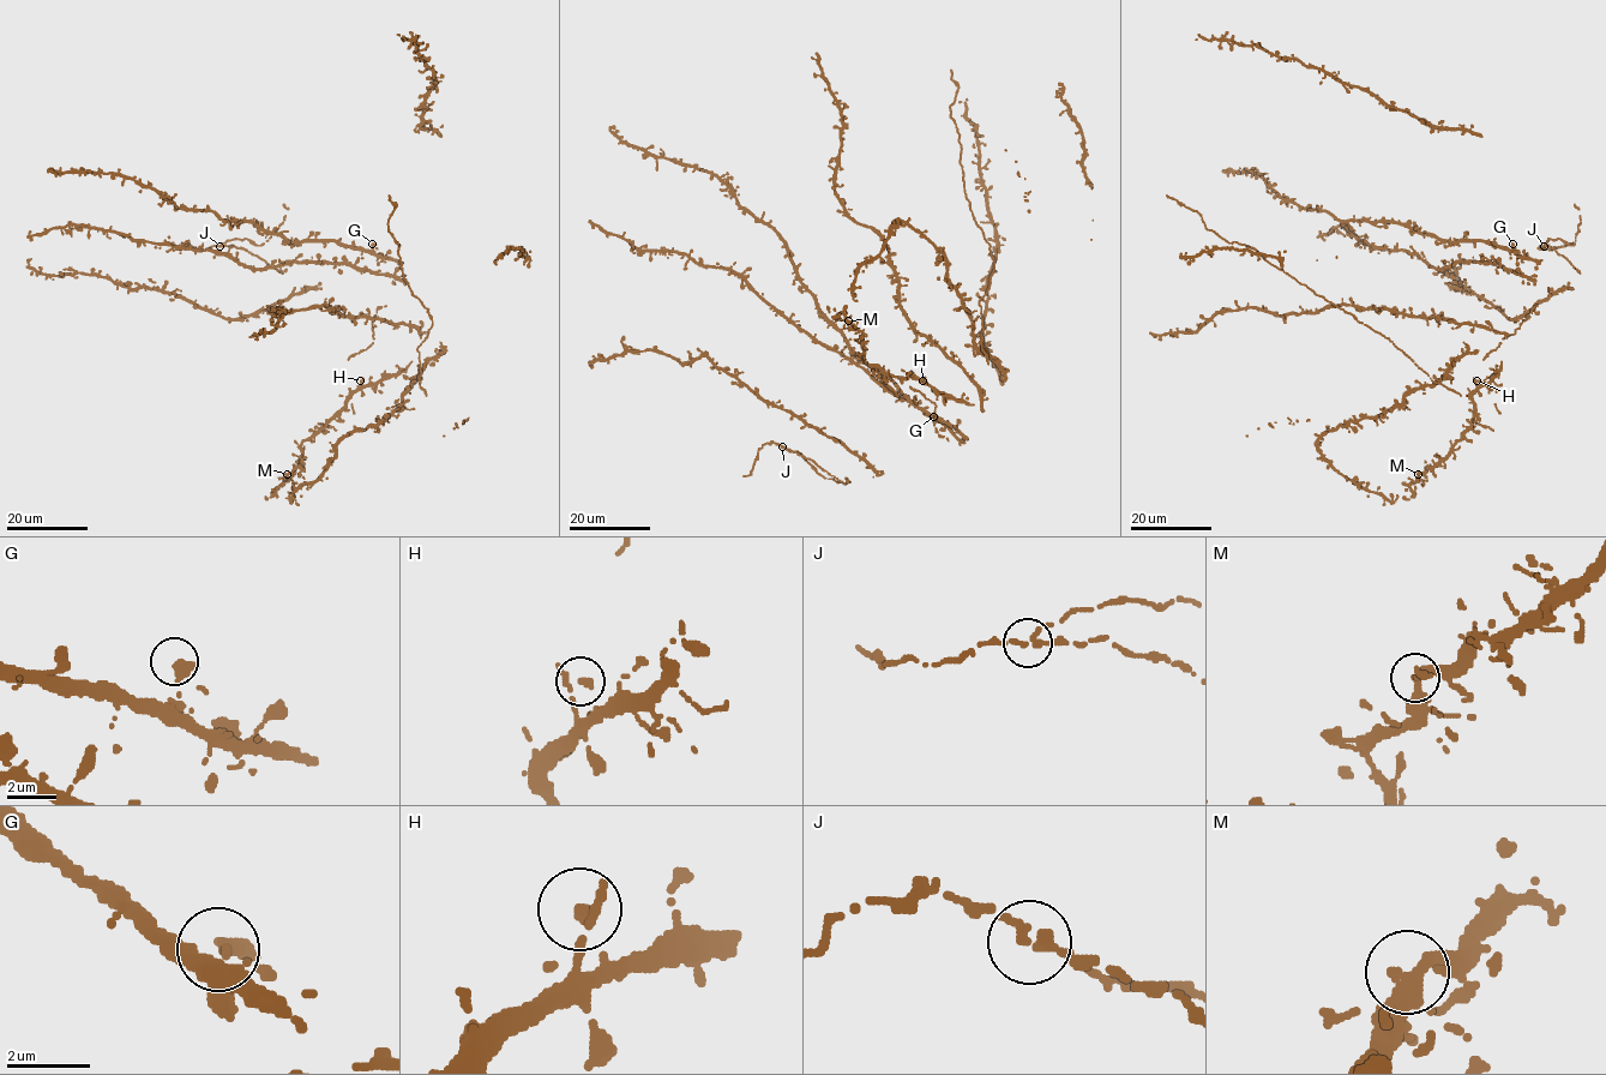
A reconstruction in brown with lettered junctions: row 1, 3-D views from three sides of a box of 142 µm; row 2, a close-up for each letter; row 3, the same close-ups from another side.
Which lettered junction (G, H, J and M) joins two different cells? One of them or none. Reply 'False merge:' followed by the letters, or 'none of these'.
False merge: J

